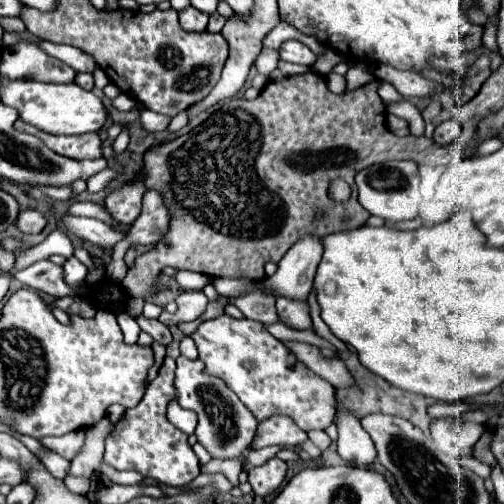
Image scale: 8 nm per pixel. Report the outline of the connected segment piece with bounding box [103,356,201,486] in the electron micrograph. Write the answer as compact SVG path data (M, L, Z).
M165 358L159 374L145 388L145 396L135 408L129 408L123 420L117 422L113 434L105 442L105 462L115 470L135 470L141 476L155 478L167 486L185 486L199 476L199 460L187 444L187 434L167 420L167 402L175 400L175 360Z

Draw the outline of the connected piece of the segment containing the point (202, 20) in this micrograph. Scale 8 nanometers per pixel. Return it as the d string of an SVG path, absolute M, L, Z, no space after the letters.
M189 6L187 10L183 10L179 14L179 20L181 20L181 28L187 32L205 32L209 16L205 16L203 12L197 12L197 8Z

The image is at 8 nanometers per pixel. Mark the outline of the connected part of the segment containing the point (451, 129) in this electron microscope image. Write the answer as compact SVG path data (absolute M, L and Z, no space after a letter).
M447 120L443 122L441 126L437 126L435 134L433 134L433 140L437 144L451 144L453 140L457 140L461 134L461 128L459 128L459 122L457 120Z

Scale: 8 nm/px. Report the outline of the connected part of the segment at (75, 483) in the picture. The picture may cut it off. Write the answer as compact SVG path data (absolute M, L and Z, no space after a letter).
M67 476L64 480L67 488L76 494L86 494L90 488L90 479L84 477Z

